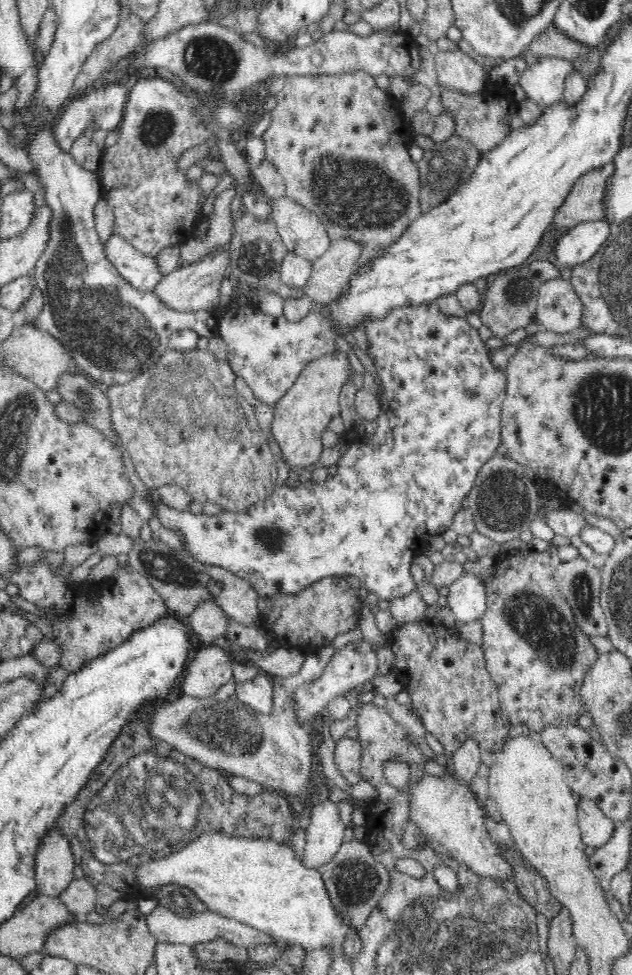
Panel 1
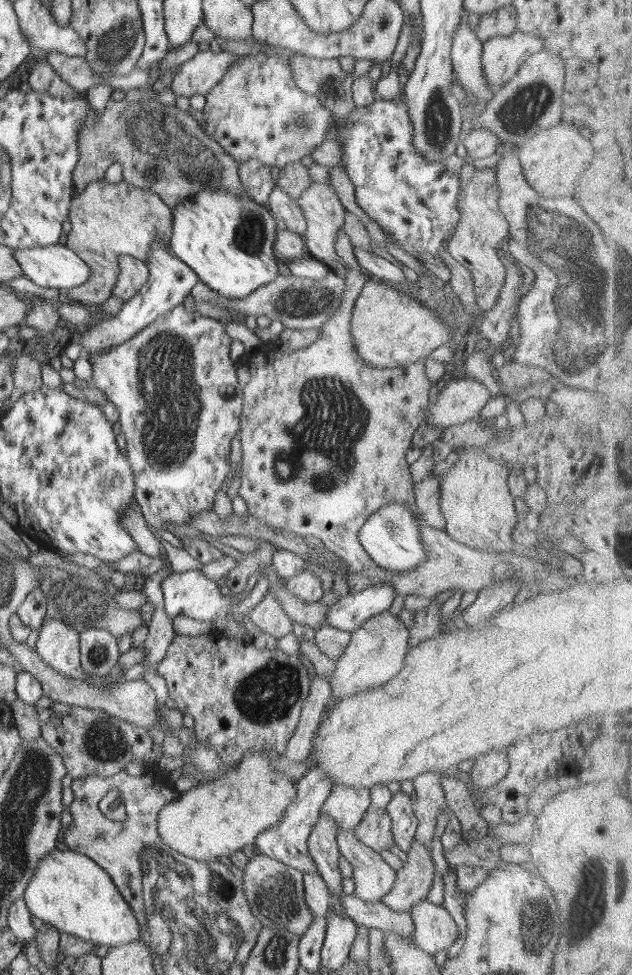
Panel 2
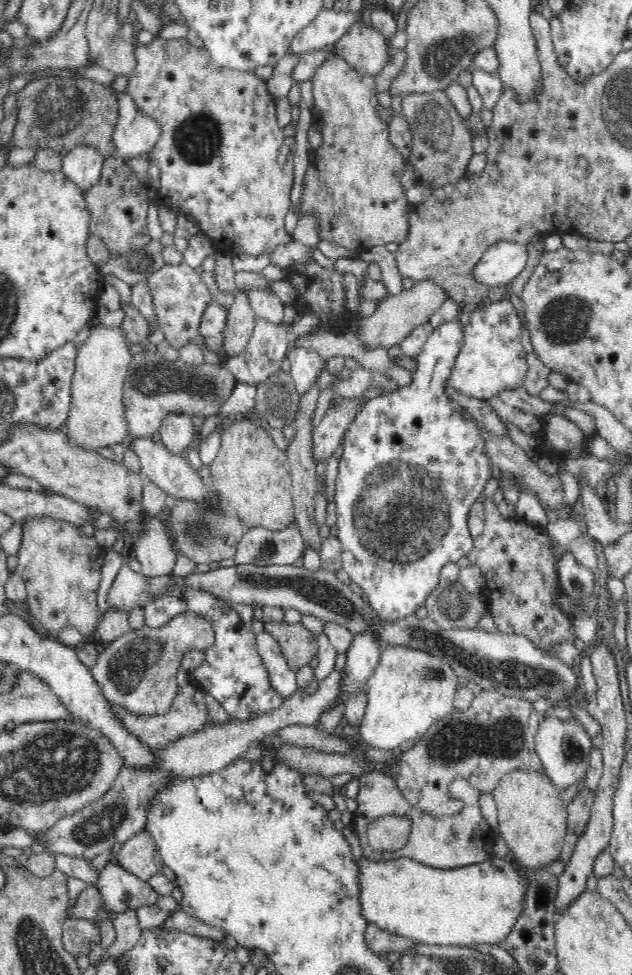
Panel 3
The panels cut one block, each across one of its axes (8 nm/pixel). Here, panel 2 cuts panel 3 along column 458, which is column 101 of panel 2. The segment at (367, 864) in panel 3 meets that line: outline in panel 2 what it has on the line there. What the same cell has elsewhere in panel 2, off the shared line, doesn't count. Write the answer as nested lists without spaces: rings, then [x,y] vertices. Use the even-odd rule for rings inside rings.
[[[59,847],[41,858],[23,896],[29,913],[61,933],[88,940],[94,947],[118,947],[140,939],[133,910],[110,875],[89,856]]]

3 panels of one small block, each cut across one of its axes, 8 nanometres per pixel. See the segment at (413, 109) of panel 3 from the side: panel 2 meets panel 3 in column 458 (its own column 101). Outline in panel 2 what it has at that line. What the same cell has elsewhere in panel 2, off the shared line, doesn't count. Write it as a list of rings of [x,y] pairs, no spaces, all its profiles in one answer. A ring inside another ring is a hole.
[[[110,99],[107,106],[101,115],[96,115],[89,107],[80,127],[79,162],[72,175],[76,194],[93,181],[104,181],[105,172],[114,161],[123,166],[123,178],[127,183],[151,190],[172,209],[202,189],[221,188],[237,195],[242,192],[240,164],[206,135],[186,111],[165,106],[157,99],[141,103]]]

